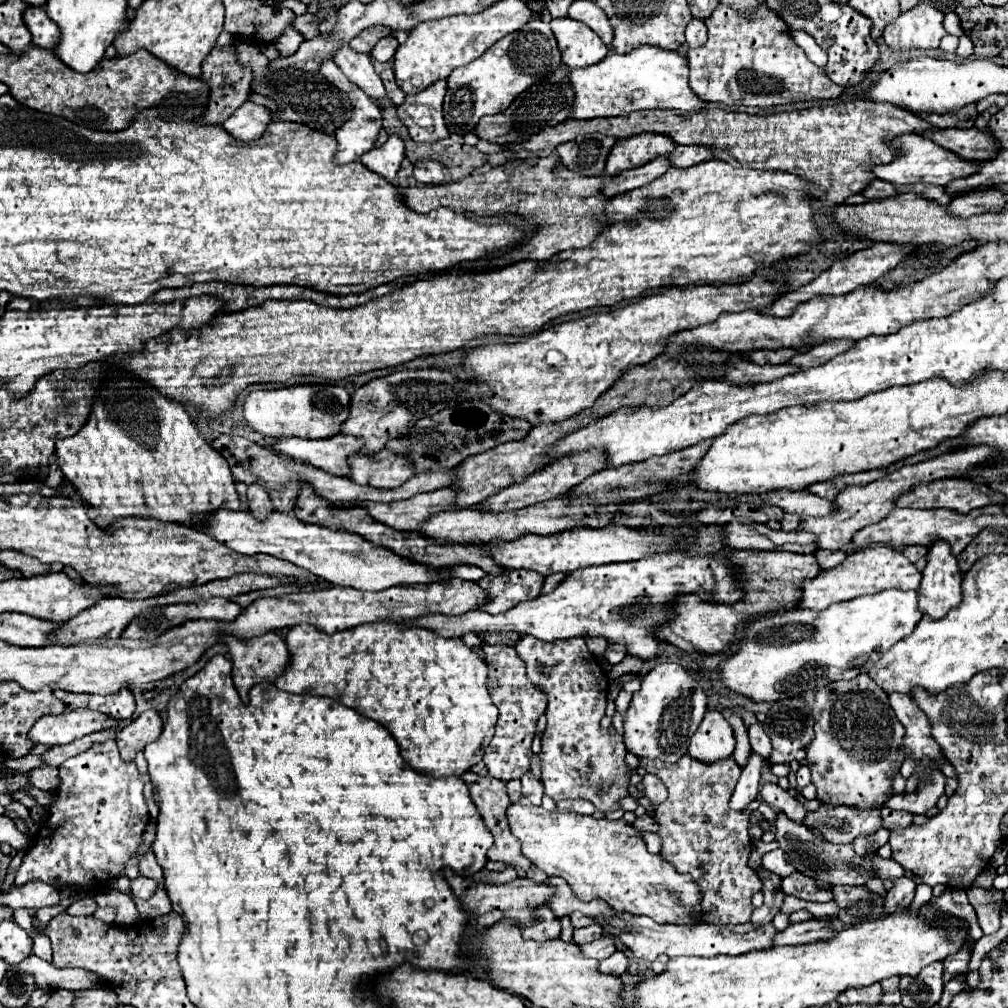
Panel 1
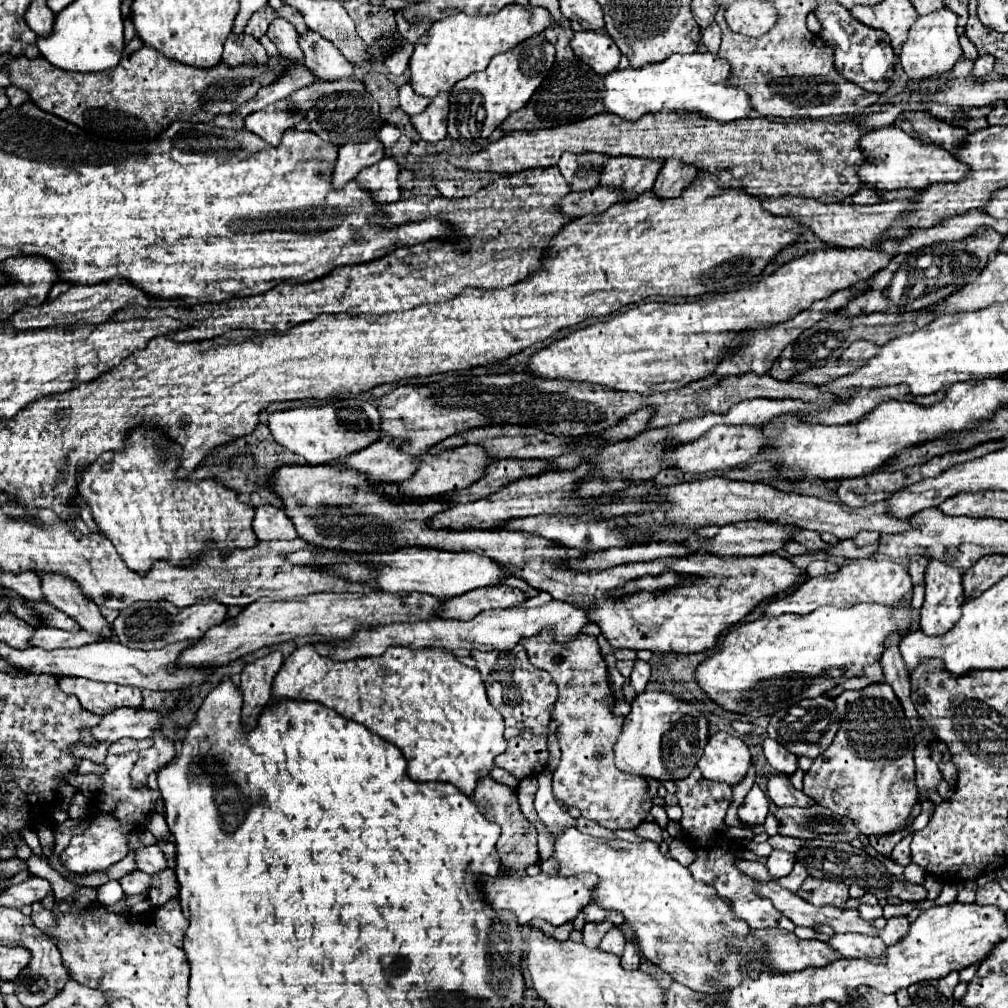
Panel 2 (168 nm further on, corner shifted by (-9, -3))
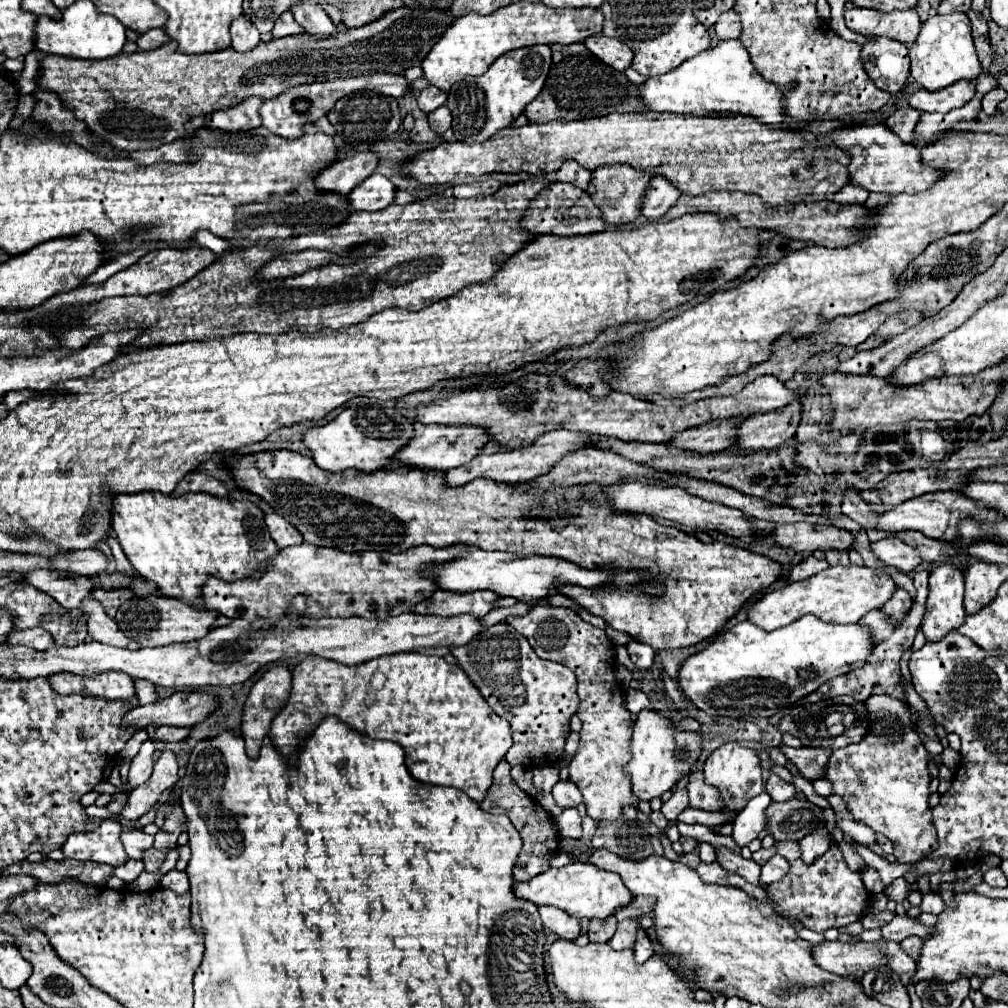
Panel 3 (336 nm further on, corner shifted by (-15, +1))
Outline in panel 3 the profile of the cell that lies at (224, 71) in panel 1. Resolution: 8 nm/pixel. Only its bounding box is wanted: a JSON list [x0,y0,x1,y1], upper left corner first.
[230,15,260,51]

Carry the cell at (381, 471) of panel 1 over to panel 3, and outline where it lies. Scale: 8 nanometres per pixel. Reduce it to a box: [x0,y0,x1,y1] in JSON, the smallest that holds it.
[444,431,588,487]

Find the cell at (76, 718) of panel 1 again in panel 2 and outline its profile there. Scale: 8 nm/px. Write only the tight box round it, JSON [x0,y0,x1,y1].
[92,707,164,743]

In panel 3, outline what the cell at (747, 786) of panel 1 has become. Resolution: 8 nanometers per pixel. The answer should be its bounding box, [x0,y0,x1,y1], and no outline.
[732,791,772,847]

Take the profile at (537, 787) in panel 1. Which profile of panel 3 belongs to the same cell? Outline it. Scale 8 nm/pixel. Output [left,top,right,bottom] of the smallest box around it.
[554,809,582,837]

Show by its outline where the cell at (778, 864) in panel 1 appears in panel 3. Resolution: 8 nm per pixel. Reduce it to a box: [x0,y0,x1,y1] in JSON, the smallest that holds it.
[760,855,790,885]

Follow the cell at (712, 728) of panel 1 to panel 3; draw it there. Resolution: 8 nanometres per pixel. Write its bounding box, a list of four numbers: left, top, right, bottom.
[704,741,764,811]

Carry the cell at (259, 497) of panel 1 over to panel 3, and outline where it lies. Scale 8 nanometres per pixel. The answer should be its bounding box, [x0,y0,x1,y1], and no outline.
[266,513,304,547]

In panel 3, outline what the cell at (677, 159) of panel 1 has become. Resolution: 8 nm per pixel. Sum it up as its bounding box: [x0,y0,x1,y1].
[642,175,682,219]

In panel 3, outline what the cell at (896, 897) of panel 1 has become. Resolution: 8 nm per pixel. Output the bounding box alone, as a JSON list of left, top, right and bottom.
[900,937,922,959]

